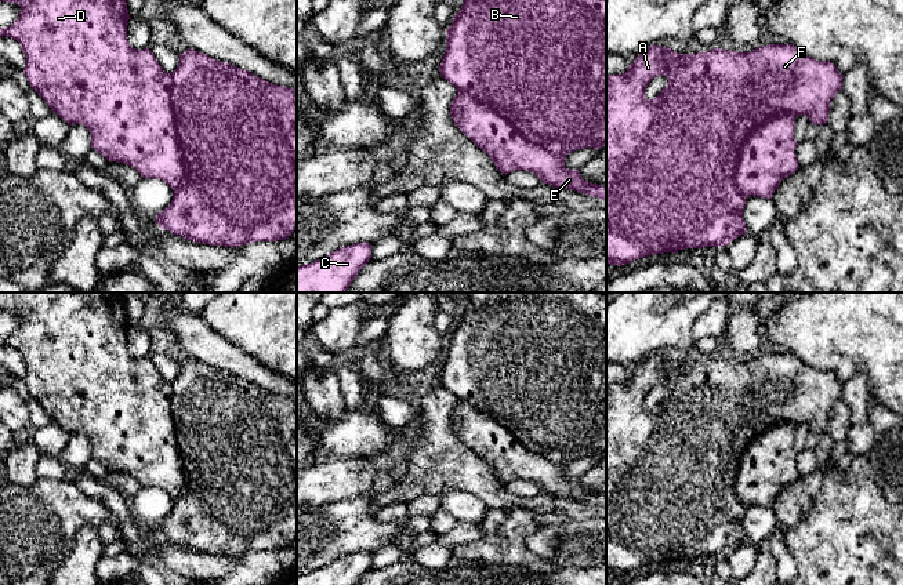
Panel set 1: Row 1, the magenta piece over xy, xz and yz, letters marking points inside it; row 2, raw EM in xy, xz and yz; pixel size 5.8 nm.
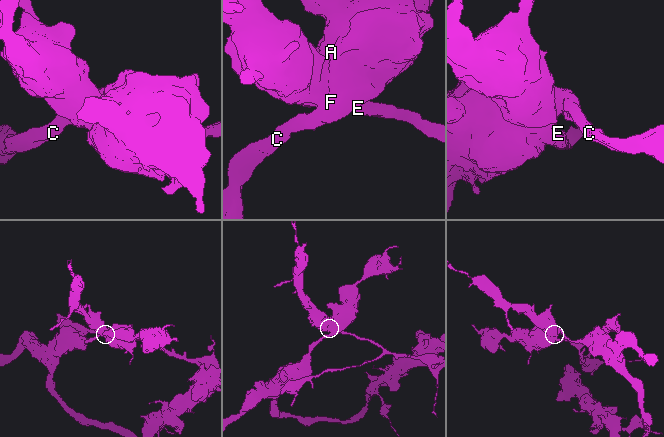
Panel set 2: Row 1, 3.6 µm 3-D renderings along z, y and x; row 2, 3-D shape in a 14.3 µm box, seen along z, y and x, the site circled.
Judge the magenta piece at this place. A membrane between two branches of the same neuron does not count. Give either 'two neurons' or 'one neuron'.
two neurons

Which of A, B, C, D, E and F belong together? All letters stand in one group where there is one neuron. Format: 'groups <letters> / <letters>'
groups A B C F / D E

